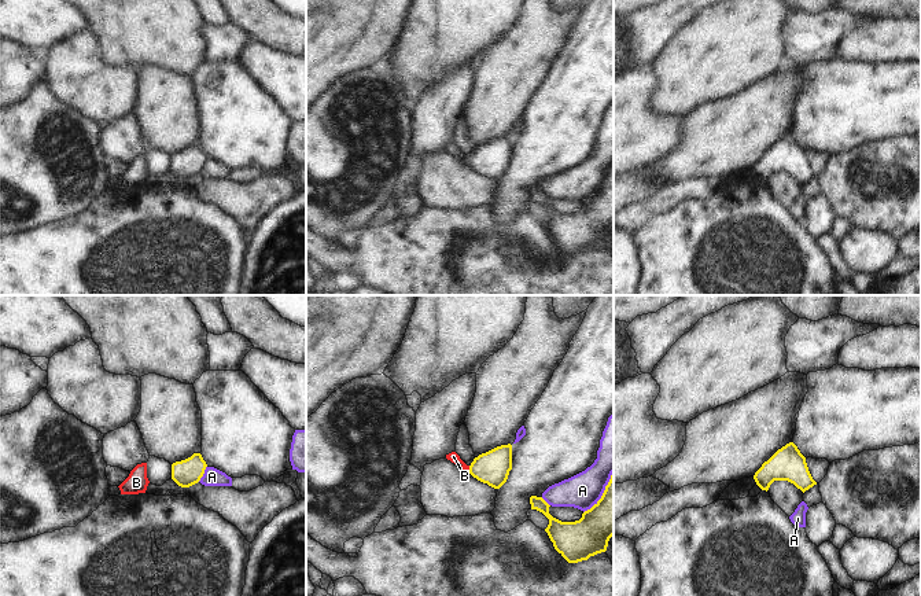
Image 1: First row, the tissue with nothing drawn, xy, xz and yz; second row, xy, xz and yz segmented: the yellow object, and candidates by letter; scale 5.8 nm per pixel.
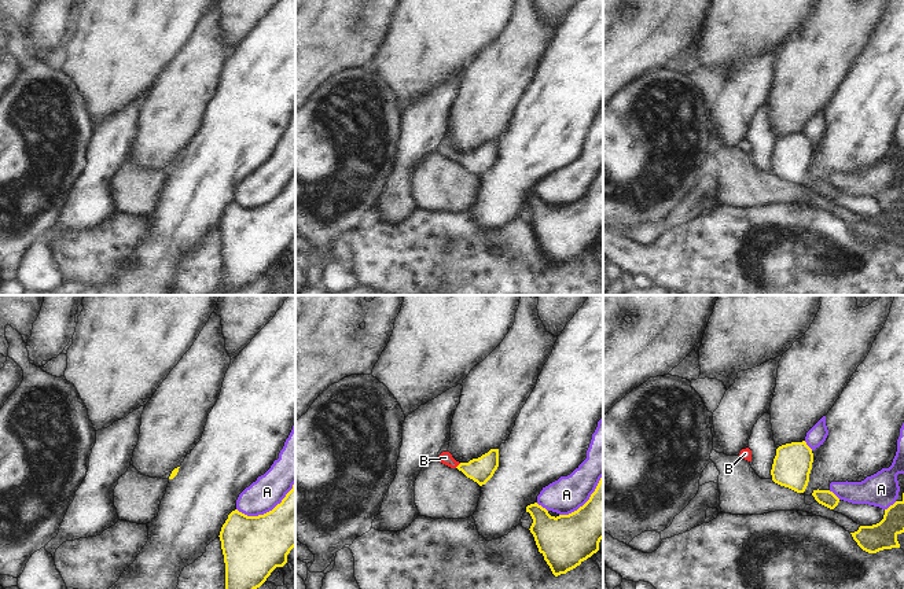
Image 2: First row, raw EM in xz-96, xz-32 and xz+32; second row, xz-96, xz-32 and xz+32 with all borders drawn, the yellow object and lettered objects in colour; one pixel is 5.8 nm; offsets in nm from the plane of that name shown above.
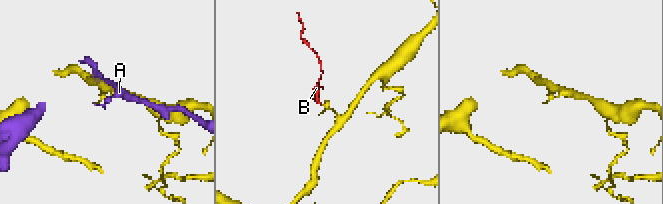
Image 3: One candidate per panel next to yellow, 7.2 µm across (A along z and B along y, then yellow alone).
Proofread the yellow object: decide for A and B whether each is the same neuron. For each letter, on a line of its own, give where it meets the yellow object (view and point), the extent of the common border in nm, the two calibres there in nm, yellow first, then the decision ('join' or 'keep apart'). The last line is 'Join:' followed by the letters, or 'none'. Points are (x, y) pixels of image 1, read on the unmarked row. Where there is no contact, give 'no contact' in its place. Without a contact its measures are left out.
A: xy (202, 166) | 110 nm | 160/110 nm | keep apart
B: xz (470, 161) | 30 nm | 200/60 nm | join
Join: B

